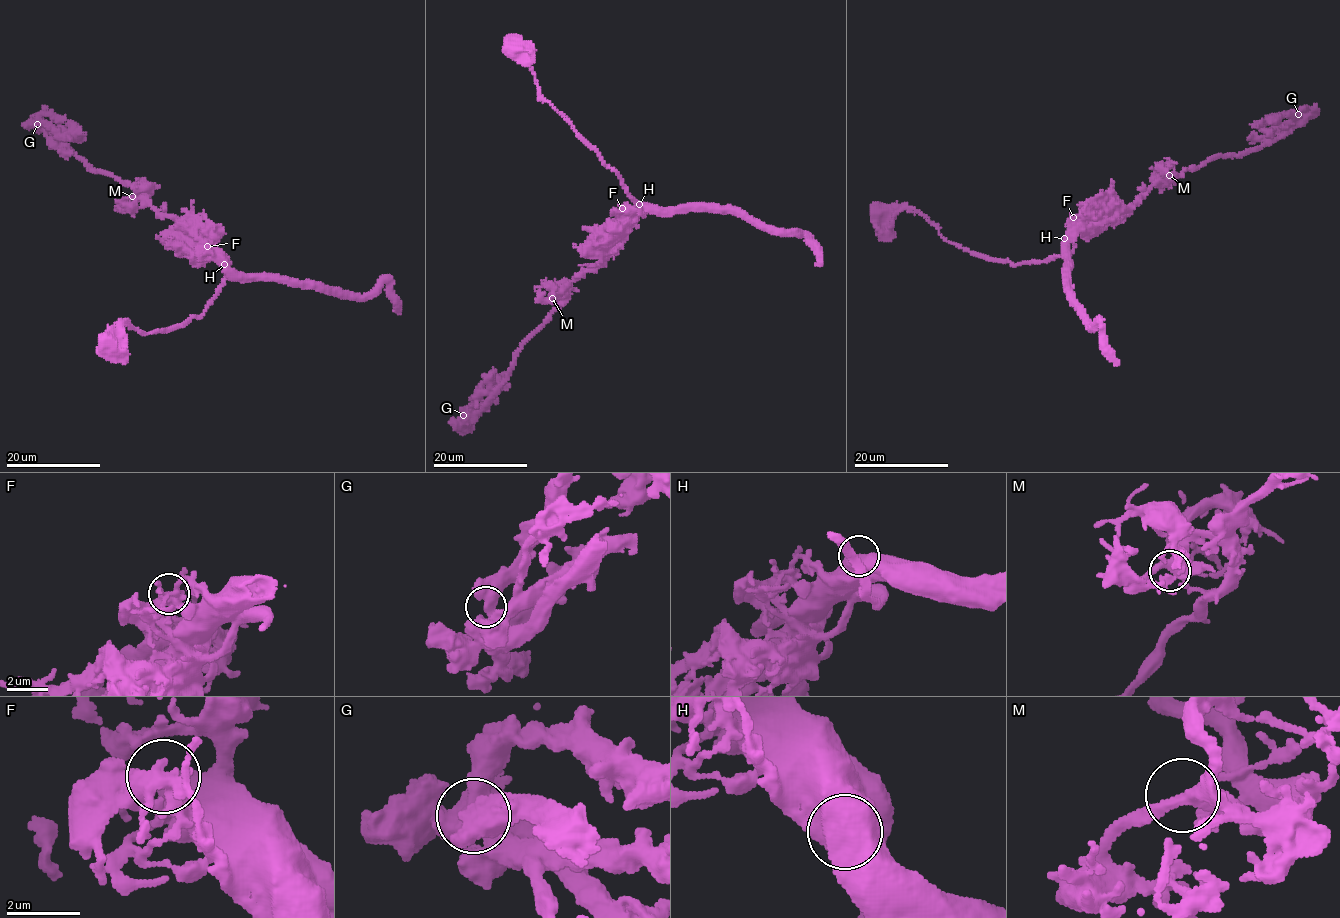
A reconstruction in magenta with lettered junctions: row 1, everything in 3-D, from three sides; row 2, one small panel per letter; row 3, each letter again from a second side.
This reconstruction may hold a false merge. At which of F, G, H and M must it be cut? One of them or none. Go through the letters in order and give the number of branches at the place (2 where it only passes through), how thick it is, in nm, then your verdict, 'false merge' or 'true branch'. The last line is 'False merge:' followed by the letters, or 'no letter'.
F: 5 branches meet; 360 nm thick; false merge
G: 2 branches meet; 600 nm thick; true branch
H: 1 branches meet; 900 nm thick; true branch
M: 5 branches meet; 420 nm thick; true branch
False merge: F

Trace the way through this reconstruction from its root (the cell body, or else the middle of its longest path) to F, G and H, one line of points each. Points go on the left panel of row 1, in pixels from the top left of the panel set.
F: (107, 346), (127, 321), (146, 333), (201, 315), (223, 284), (228, 268), (207, 246)
G: (107, 346), (127, 321), (146, 333), (201, 315), (223, 284), (228, 261), (37, 124)
H: (107, 346), (127, 321), (146, 333), (201, 315), (226, 277), (228, 263), (224, 264)

